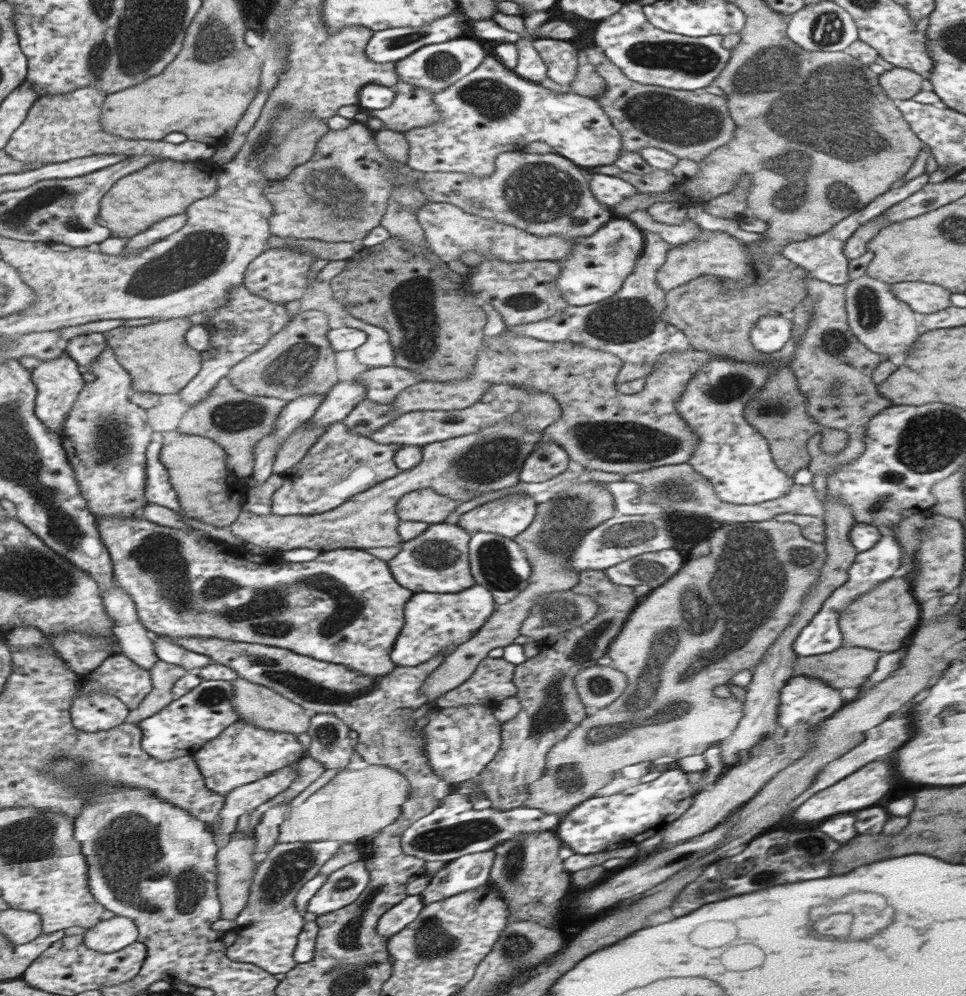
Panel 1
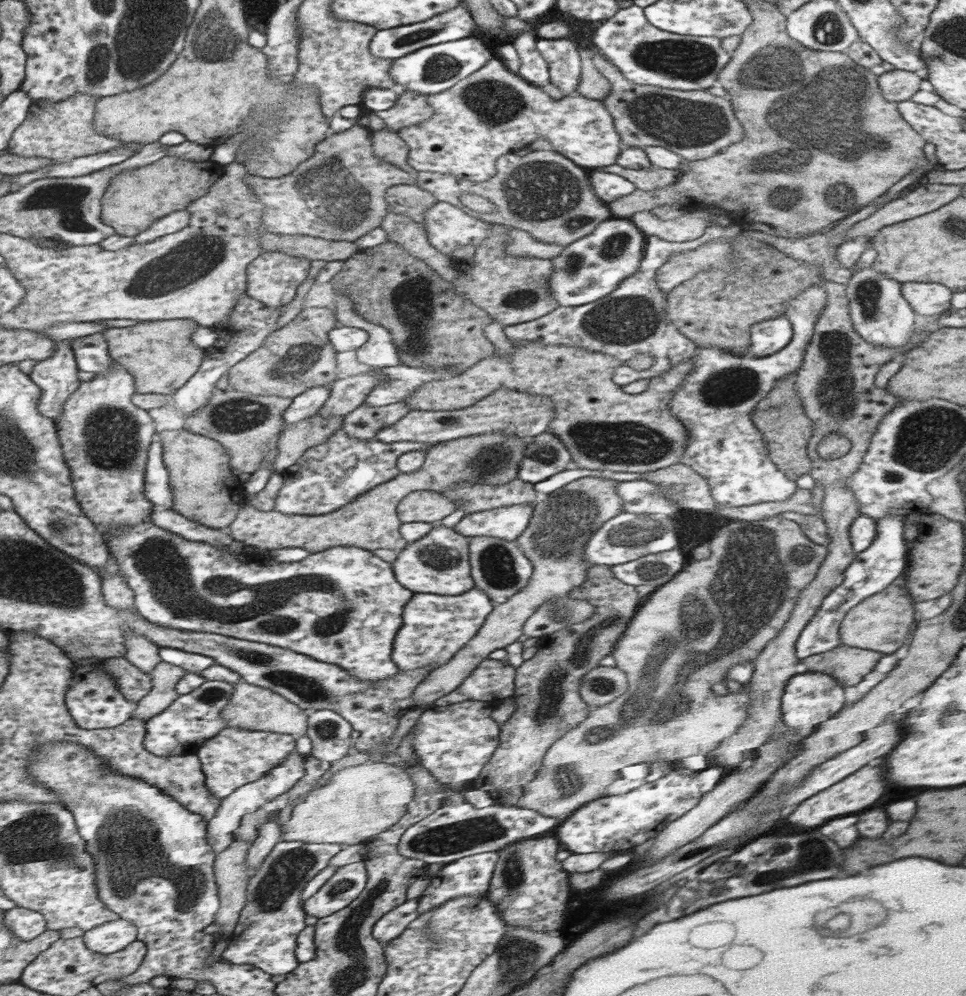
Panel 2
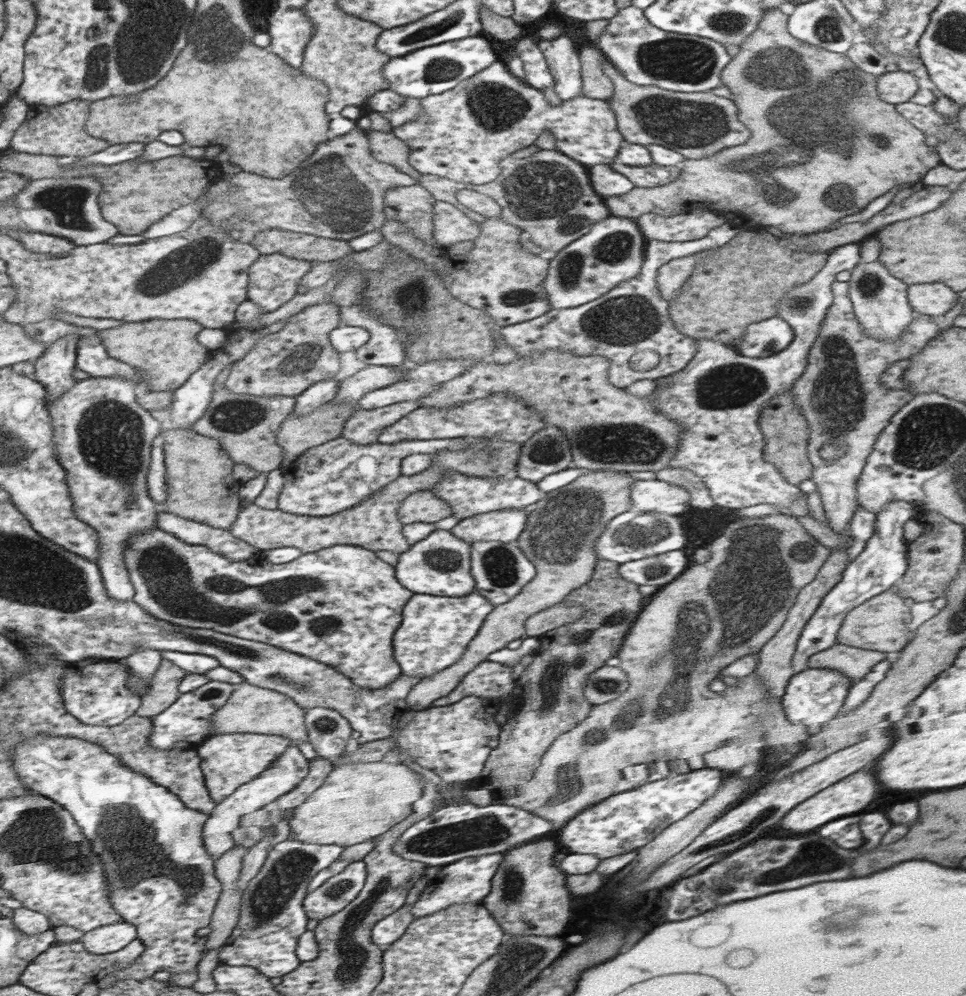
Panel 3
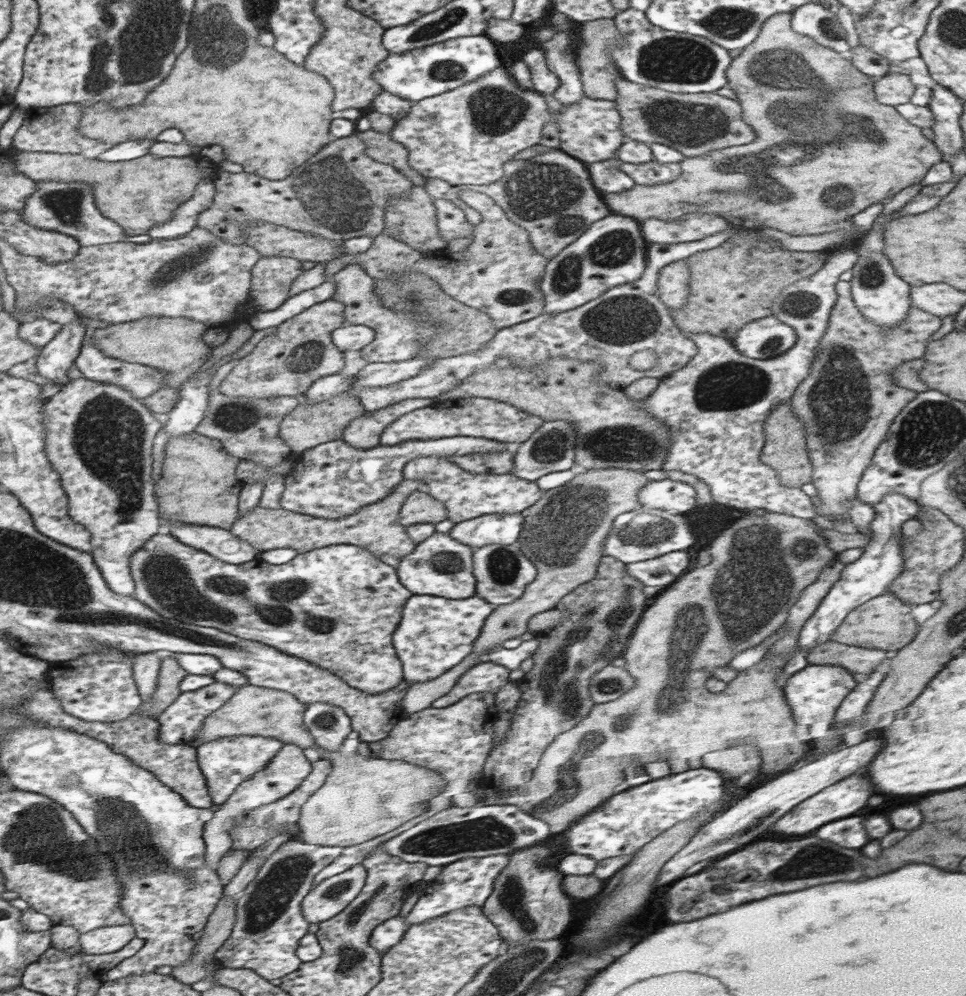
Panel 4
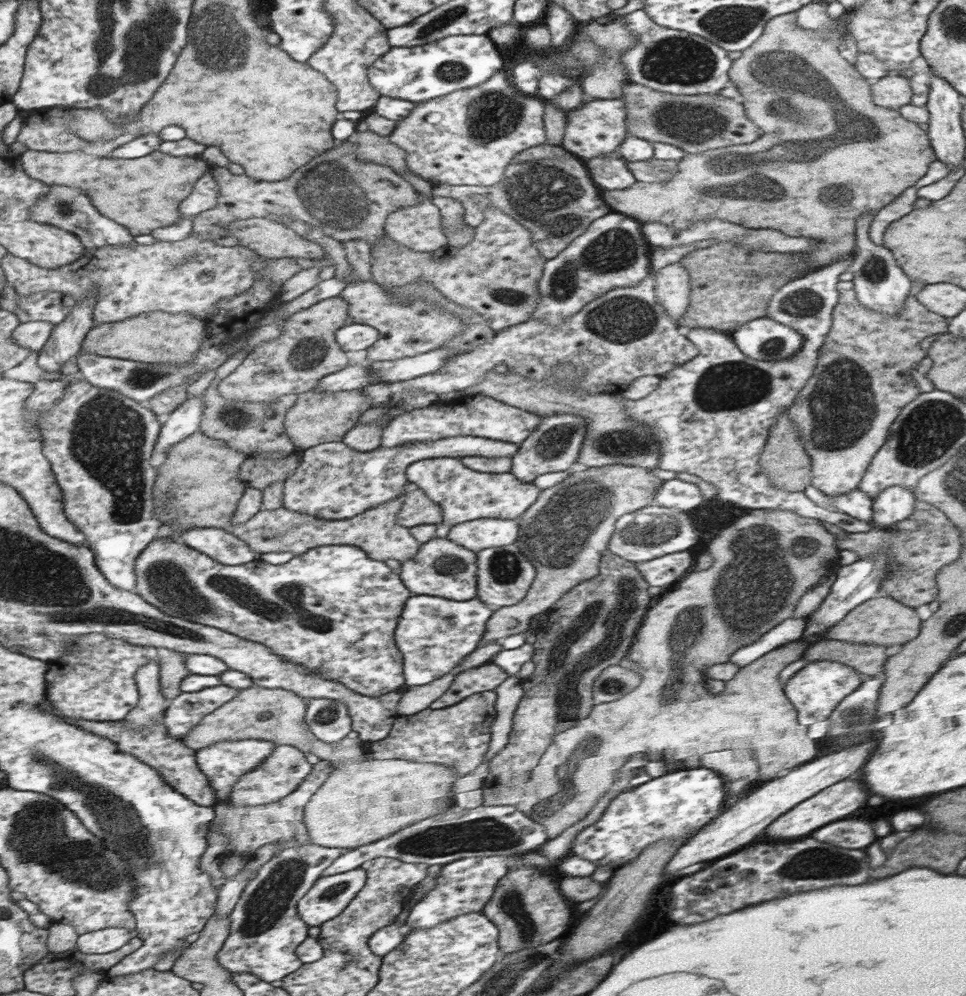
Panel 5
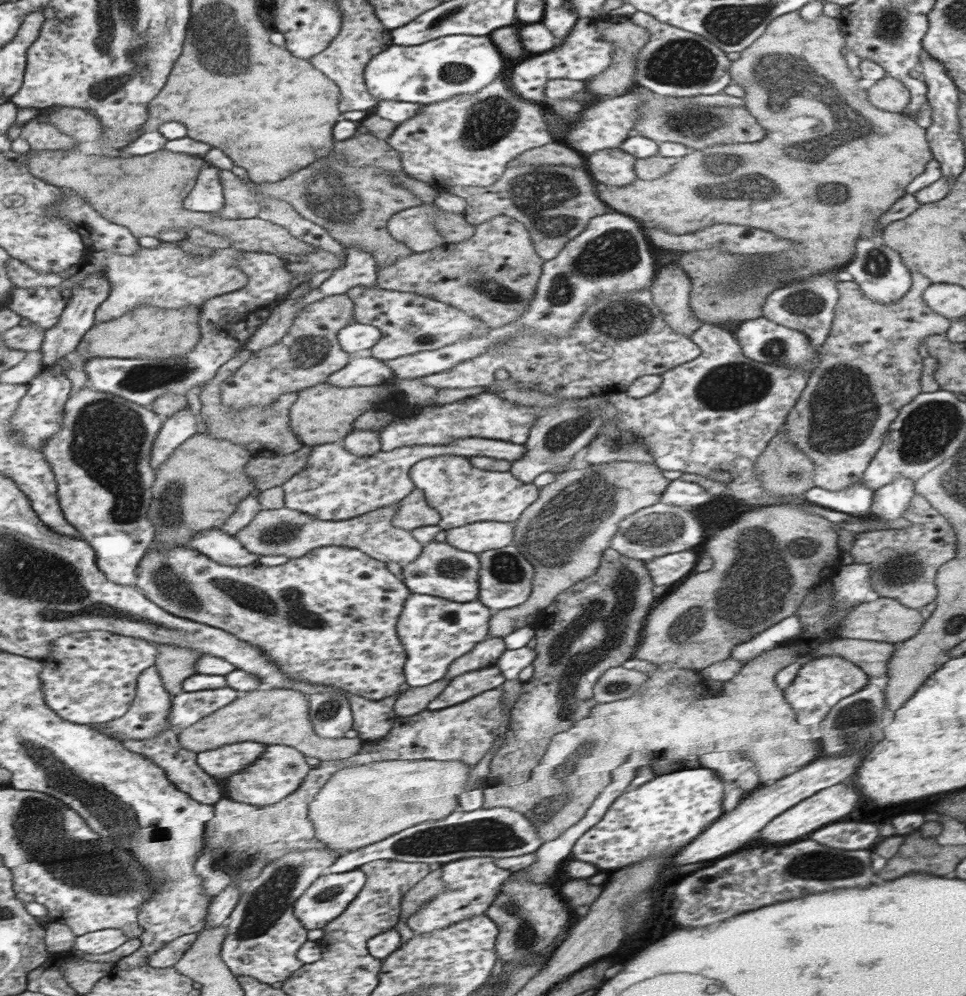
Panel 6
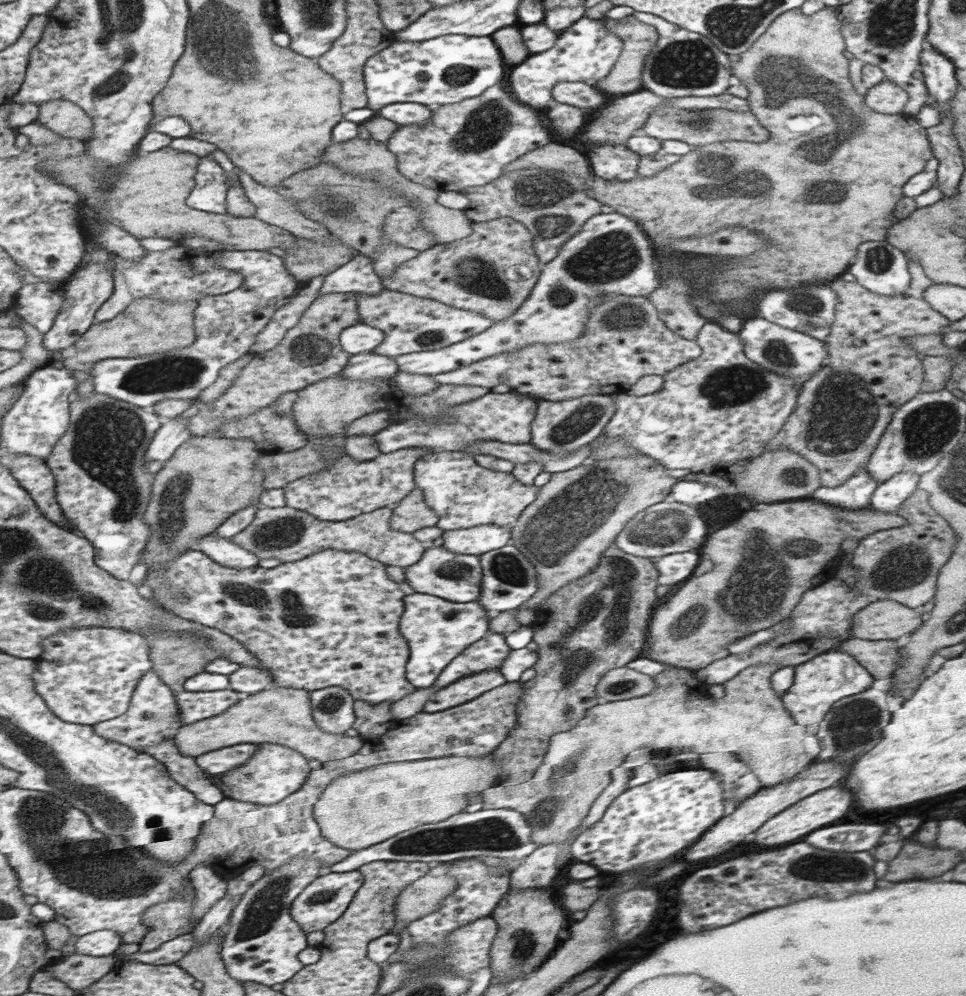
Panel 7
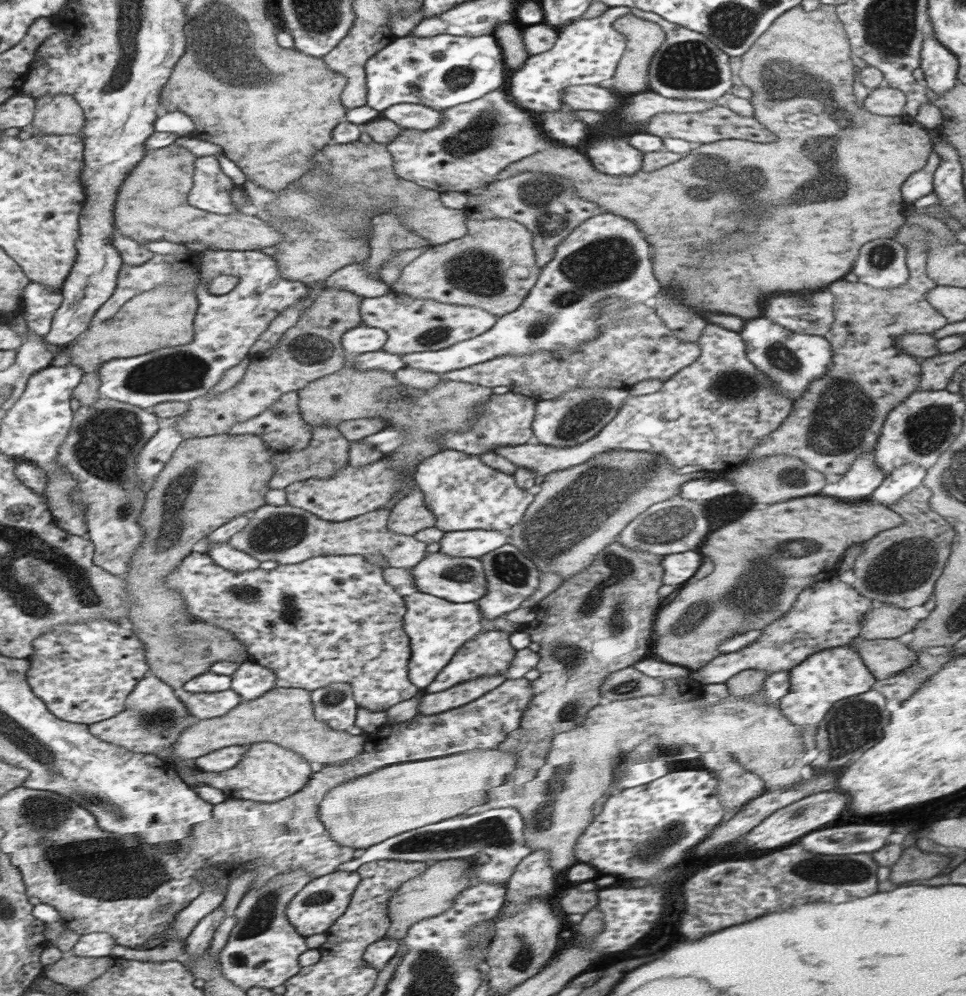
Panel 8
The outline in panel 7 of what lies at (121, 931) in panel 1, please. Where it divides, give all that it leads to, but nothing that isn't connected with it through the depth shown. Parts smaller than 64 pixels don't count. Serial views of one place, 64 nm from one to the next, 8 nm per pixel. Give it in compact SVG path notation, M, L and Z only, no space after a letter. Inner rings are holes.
M100 930L80 936L76 943L76 955L105 957L114 953L124 944L117 931Z

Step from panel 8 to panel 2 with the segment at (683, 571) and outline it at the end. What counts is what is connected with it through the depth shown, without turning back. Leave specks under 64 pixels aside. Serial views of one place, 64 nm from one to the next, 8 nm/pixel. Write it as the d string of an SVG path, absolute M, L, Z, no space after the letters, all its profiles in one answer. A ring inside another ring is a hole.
M678 548L663 551L657 554L640 556L639 558L610 566L613 576L617 580L622 580L625 584L641 586L651 582L655 586L661 586L671 579L673 574L677 574L685 564L685 558Z

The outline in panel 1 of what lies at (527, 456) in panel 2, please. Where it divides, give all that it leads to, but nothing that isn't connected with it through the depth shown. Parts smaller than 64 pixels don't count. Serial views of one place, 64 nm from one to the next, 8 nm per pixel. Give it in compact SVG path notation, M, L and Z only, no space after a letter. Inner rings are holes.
M549 438L537 444L537 448L531 453L524 460L524 467L521 468L519 475L520 482L545 482L566 470L567 452Z

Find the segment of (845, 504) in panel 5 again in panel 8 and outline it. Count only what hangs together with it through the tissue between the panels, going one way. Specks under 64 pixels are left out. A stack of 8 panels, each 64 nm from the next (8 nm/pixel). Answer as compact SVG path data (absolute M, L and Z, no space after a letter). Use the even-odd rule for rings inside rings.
M869 450L857 459L843 478L835 484L824 485L818 492L821 496L837 498L841 502L861 502L870 499L870 495L883 482L885 474L877 469L875 464L875 450Z

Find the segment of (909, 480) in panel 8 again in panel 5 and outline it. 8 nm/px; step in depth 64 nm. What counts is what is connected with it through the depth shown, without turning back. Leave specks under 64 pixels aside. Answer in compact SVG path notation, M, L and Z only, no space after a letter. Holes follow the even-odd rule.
M889 486L872 500L872 520L869 522L877 531L895 530L893 523L907 519L913 512L914 496L903 486Z

